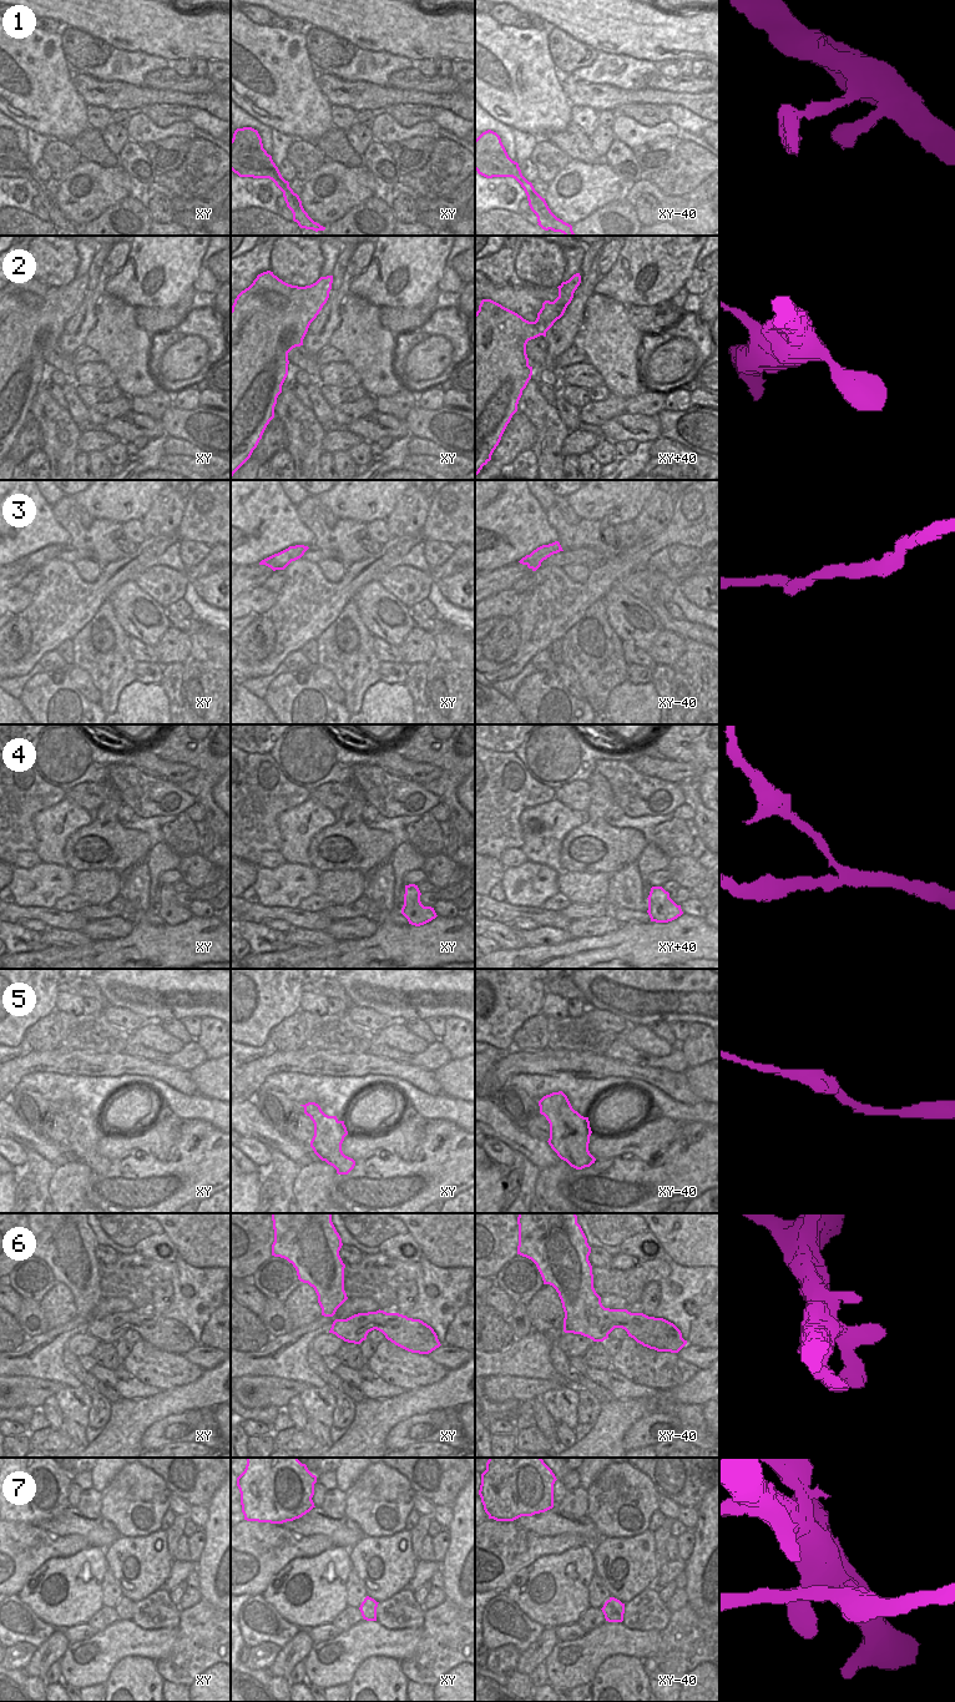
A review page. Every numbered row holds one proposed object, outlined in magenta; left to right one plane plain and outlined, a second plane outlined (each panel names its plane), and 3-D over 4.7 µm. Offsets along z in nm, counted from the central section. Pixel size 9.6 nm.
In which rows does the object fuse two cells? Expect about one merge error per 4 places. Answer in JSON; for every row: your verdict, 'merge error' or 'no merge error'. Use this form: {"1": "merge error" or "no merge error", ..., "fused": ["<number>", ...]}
{"1": "no merge error", "2": "no merge error", "3": "no merge error", "4": "no merge error", "5": "no merge error", "6": "no merge error", "7": "merge error", "fused": ["7"]}

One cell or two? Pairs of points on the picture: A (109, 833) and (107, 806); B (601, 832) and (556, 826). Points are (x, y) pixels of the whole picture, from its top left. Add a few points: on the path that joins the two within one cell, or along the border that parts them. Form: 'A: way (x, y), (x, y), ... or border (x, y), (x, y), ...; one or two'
A: way (109, 827), (111, 821), (107, 817), (107, 812); one
B: border (584, 823), (575, 827), (565, 837), (560, 854); two

